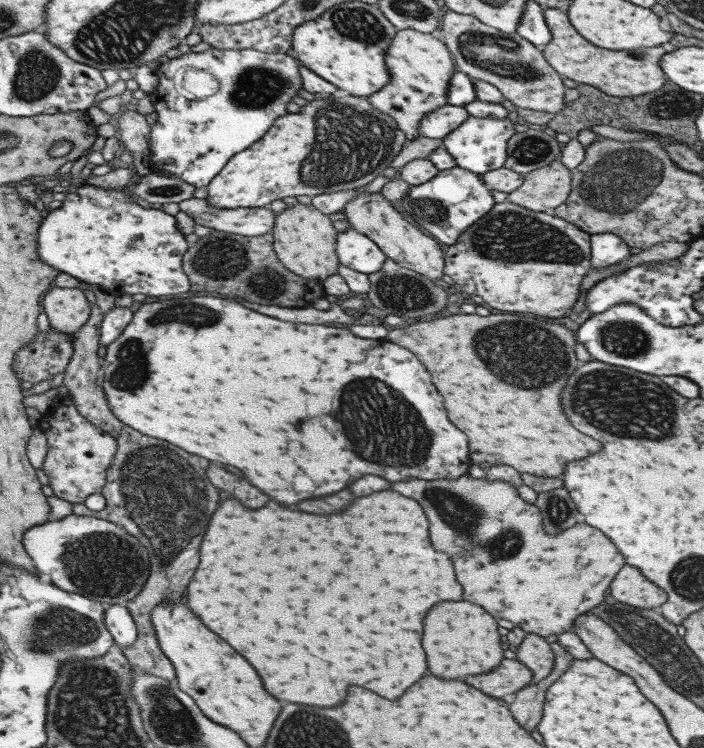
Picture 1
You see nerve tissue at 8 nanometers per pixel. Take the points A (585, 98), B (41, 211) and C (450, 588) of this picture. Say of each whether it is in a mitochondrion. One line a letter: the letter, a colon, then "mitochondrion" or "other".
A: other
B: other
C: other

